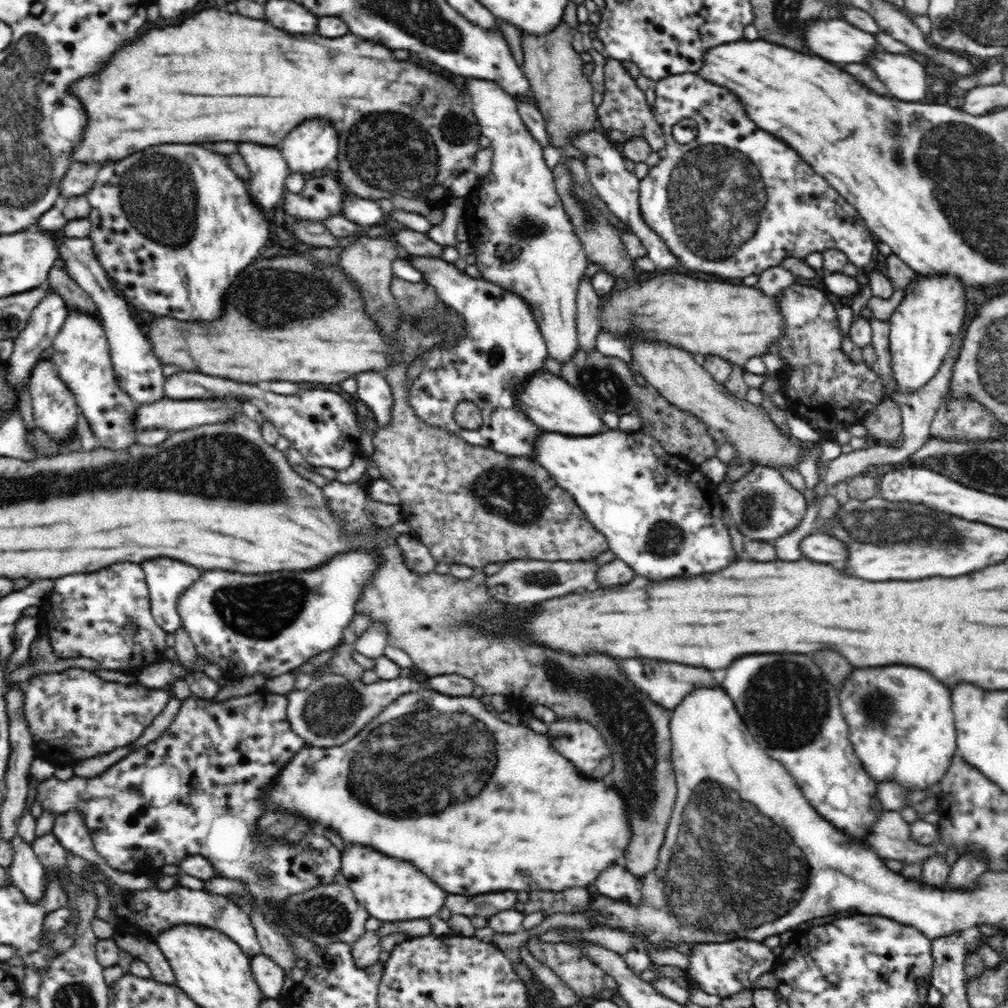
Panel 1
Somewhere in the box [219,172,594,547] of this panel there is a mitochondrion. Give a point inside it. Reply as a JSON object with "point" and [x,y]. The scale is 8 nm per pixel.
{"point":[298,297]}

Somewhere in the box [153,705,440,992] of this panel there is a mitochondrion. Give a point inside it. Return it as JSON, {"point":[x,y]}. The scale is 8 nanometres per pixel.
{"point":[321,914]}

